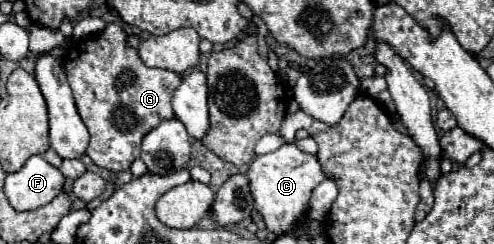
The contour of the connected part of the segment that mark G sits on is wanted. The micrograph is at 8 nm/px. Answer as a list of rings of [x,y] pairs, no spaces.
[[[121,24],[107,26],[95,38],[77,40],[73,44],[73,48],[69,50],[63,66],[65,66],[69,86],[73,90],[77,110],[79,110],[79,114],[81,114],[81,118],[83,118],[83,122],[89,128],[89,134],[91,134],[87,156],[99,168],[105,168],[105,170],[111,170],[111,172],[129,170],[131,162],[141,152],[143,136],[149,130],[153,130],[161,120],[167,120],[167,118],[175,116],[173,108],[171,108],[171,96],[173,96],[173,90],[181,84],[181,76],[175,74],[175,72],[169,72],[169,70],[161,70],[161,68],[147,68],[141,62],[137,50],[129,48],[125,44],[125,32],[121,28]]]

